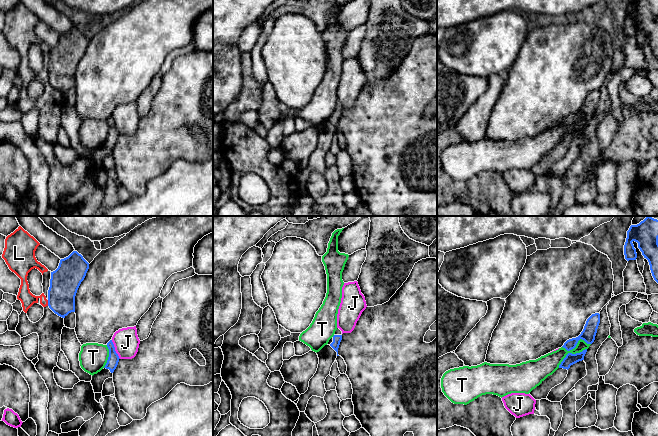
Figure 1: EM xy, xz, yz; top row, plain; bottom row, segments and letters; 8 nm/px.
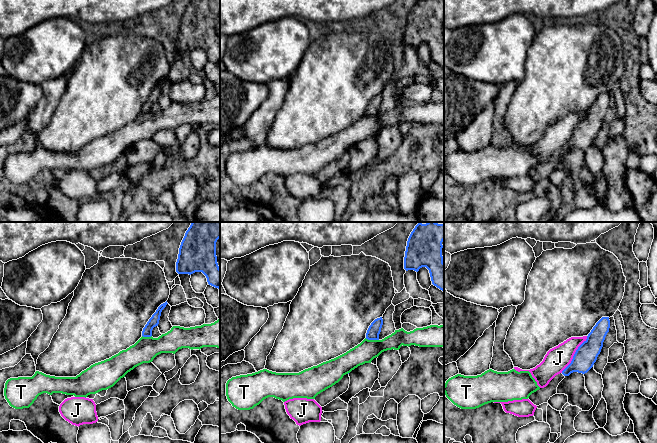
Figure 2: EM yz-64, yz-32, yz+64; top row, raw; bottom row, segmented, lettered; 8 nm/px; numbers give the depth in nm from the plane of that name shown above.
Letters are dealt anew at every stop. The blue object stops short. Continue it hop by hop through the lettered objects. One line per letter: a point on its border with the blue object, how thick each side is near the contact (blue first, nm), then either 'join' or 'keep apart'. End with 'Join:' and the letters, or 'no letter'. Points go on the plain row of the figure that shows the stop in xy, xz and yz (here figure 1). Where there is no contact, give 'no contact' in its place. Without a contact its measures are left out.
J: xy (114, 125) | 90/200 nm | keep apart
L: xy (48, 79) | 240/120 nm | keep apart
T: yz (572, 124) | 90/170 nm | keep apart
Join: no letter

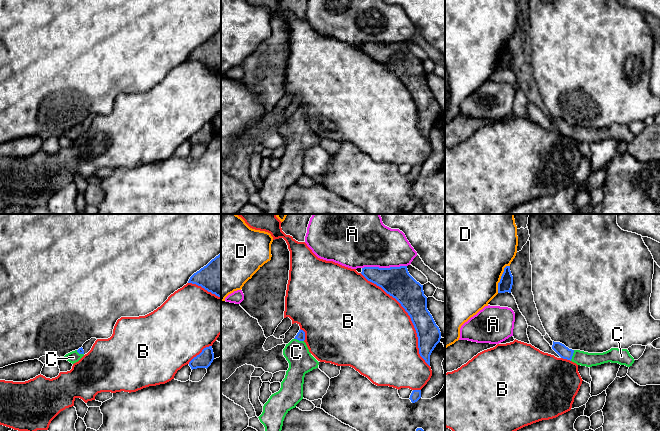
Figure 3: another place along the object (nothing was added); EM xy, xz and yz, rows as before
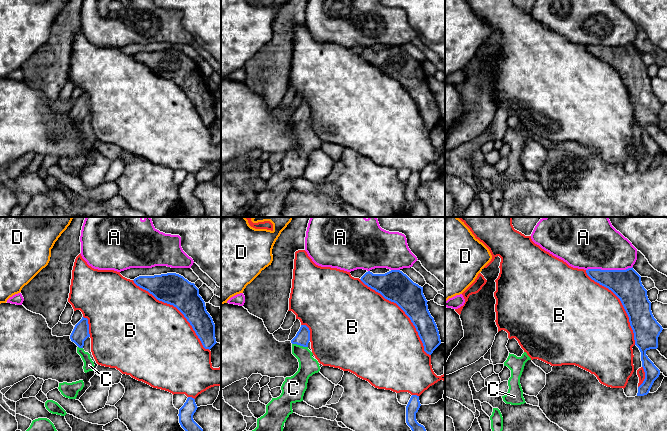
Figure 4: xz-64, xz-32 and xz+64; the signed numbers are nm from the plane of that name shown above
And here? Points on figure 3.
A: xz (384, 44) | 240/360 nm | keep apart
B: xz (408, 90) | 220/500 nm | keep apart
C: yz (572, 131) | 100/120 nm | join
D: yz (501, 54) | 110/480 nm | keep apart
Join: C

